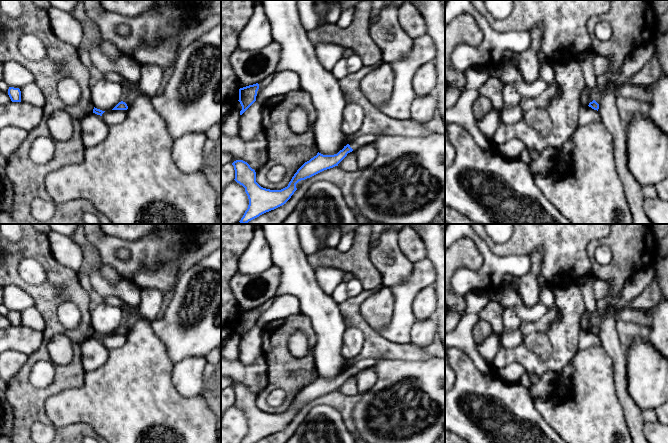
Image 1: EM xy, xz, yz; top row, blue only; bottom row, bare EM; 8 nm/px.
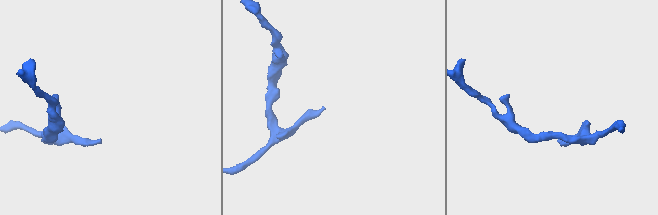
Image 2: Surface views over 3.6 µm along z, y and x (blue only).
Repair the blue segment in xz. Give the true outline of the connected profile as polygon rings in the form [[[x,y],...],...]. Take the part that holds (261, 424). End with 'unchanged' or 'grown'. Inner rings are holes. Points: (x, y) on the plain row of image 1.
[[[383,358],[365,359],[344,370],[337,378],[316,380],[305,386],[294,398],[288,410],[281,414],[270,414],[261,411],[256,406],[256,396],[243,384],[232,387],[235,394],[235,405],[245,412],[249,429],[241,443],[255,443],[260,439],[284,429],[297,414],[296,408],[324,394],[338,390],[348,377],[362,369],[371,367]]]; grown

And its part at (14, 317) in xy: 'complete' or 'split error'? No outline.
complete

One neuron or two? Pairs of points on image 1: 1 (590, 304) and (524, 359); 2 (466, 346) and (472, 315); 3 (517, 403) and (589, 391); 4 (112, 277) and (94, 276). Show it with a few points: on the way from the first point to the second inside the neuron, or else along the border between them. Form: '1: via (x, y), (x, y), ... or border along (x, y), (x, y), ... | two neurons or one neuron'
1: border along (577, 286), (586, 309) | two neurons
2: via (466, 338), (466, 323) | one neuron
3: border along (531, 399), (534, 407), (545, 420) | two neurons
4: border along (100, 265), (100, 272), (110, 282), (123, 279) | two neurons

